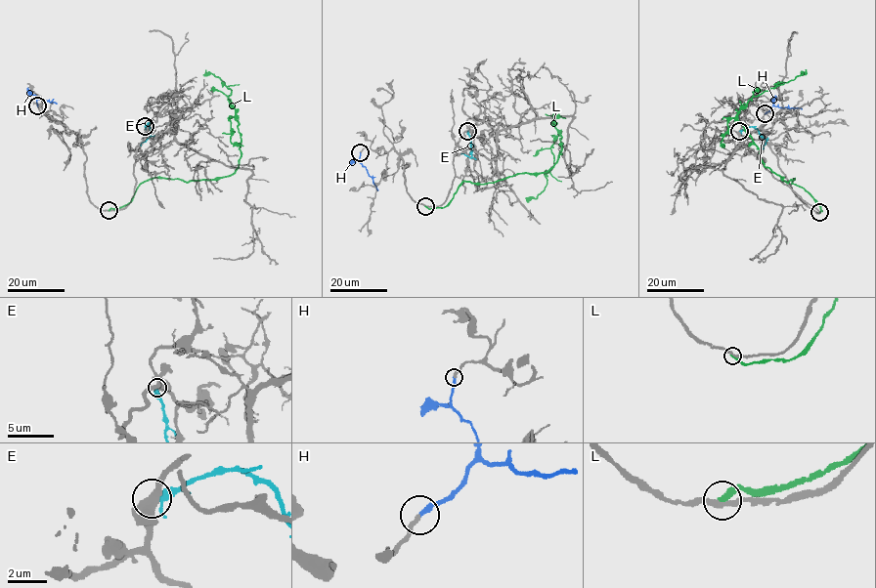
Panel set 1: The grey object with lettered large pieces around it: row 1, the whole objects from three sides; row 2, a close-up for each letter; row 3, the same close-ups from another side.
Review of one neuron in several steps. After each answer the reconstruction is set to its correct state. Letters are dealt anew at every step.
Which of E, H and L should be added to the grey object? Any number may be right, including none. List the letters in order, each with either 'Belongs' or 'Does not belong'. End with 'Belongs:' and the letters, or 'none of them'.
E: Does not belong
H: Does not belong
L: Does not belong
Belongs: none of them

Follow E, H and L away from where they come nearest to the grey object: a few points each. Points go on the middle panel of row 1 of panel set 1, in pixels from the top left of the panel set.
E: (468, 131), (471, 157), (461, 153)
H: (360, 152), (360, 162), (377, 190)
L: (425, 206), (444, 207), (464, 181), (547, 172), (561, 153), (559, 133), (547, 184), (528, 201)

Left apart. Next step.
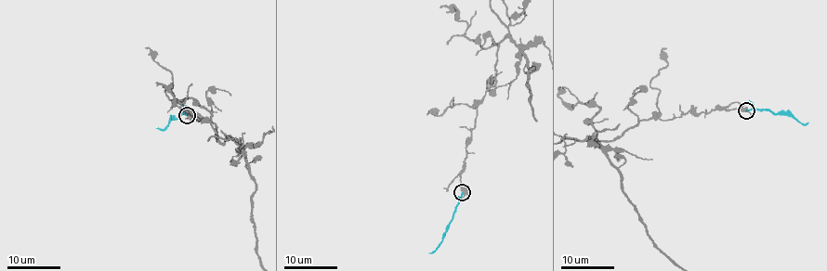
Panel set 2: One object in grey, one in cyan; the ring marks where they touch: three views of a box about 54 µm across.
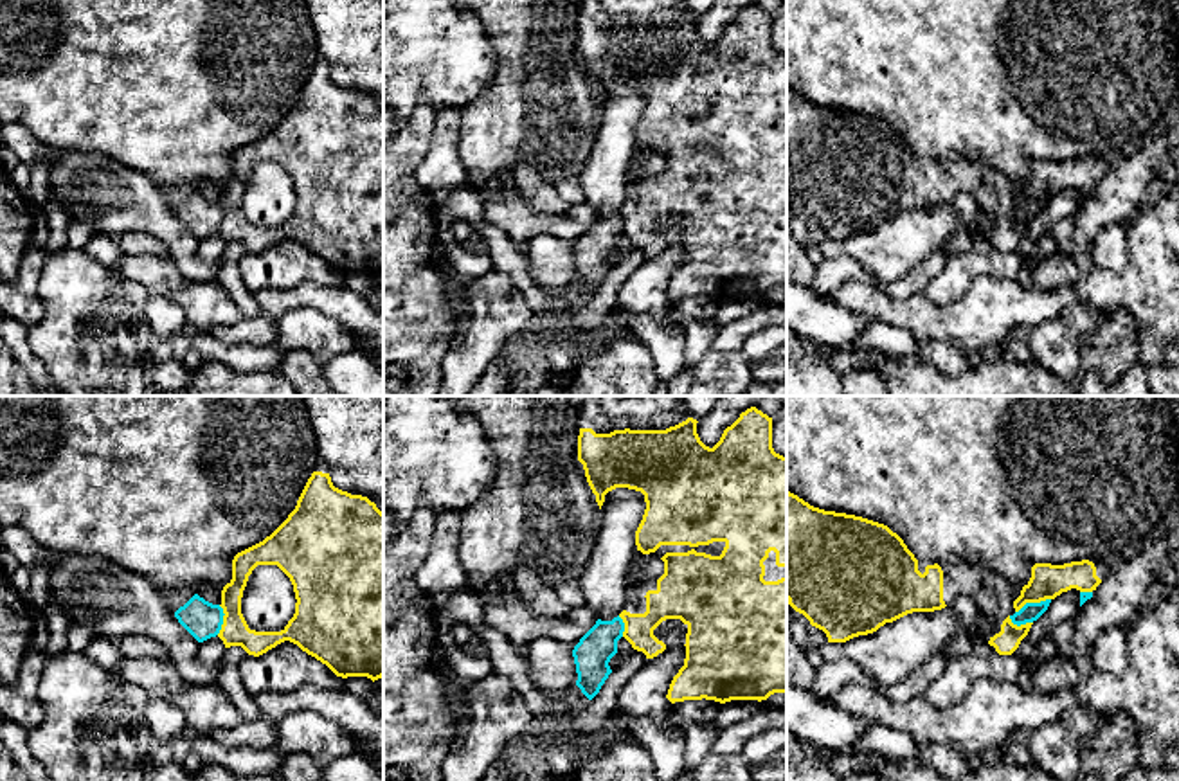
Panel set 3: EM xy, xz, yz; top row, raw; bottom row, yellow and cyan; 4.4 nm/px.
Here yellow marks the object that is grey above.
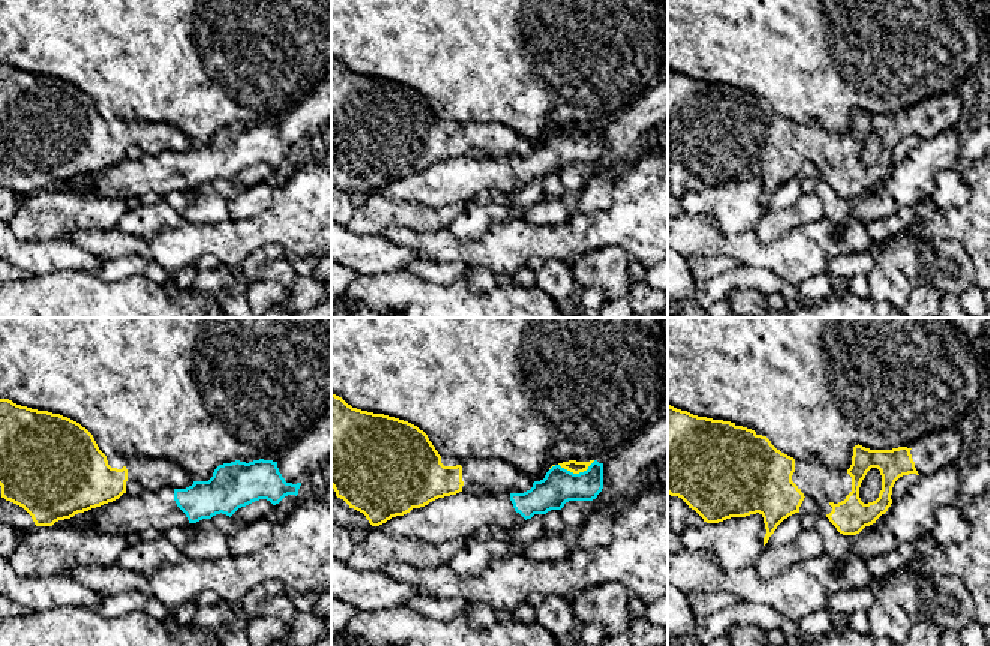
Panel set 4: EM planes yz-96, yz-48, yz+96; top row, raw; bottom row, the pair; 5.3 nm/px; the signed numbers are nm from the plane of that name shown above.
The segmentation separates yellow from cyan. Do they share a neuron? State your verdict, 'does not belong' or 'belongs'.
does not belong

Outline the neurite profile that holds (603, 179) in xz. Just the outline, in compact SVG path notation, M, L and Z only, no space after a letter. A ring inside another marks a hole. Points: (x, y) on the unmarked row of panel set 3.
M616 85L605 92L599 110L598 135L580 173L580 185L596 212L596 221L572 247L576 283L592 297L608 272L608 259L617 250L625 220L619 214L628 193L628 164L637 148L635 128L646 106L644 92Z

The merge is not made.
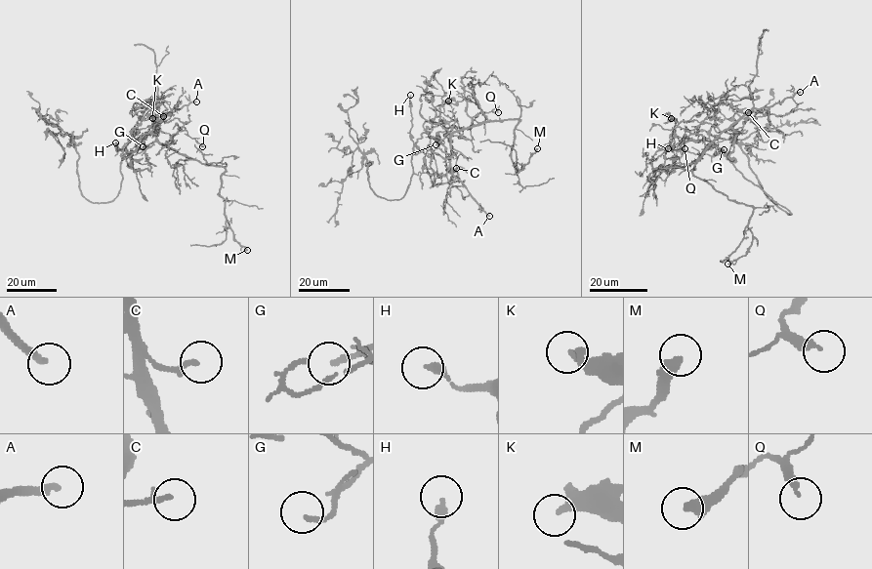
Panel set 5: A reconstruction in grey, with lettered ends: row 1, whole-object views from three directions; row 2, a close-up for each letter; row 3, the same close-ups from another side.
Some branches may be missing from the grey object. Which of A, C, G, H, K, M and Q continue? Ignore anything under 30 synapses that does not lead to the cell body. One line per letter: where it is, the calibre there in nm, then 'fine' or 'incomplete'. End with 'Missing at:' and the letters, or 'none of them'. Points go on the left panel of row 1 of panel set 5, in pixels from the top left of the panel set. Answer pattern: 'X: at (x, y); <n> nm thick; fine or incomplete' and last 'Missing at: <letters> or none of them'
A: at (196, 101); 240 nm thick; incomplete
C: at (163, 116); 200 nm thick; incomplete
G: at (143, 146); 170 nm thick; fine
H: at (115, 142); 280 nm thick; fine
K: at (152, 118); 180 nm thick; fine
M: at (247, 250); 440 nm thick; incomplete
Q: at (202, 146); 260 nm thick; fine
Missing at: A, C, M

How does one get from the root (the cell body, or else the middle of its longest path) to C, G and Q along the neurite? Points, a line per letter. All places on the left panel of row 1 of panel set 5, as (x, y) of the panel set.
C: (135, 151), (144, 146), (144, 140), (148, 134), (159, 130), (156, 118), (163, 116)
G: (135, 151), (144, 146), (144, 140), (148, 134), (159, 129), (156, 140), (143, 146)
Q: (135, 151), (143, 148), (145, 137), (158, 129), (156, 139), (162, 143), (178, 131), (186, 130), (202, 146)

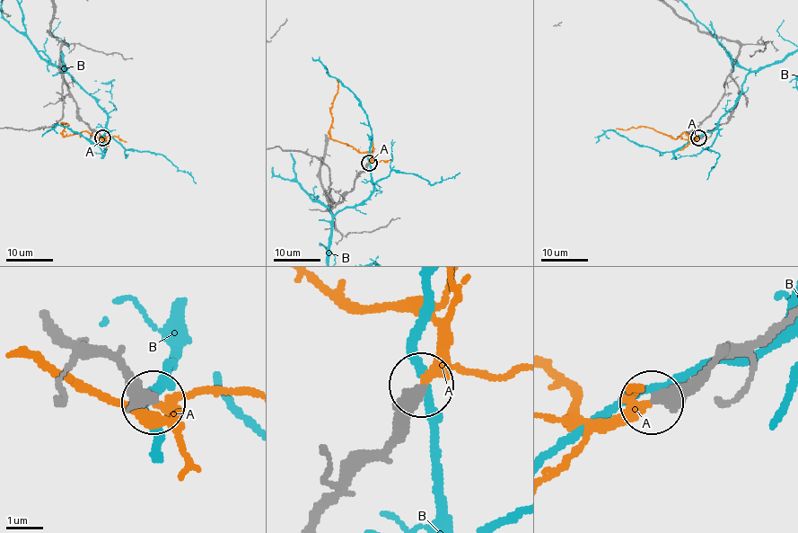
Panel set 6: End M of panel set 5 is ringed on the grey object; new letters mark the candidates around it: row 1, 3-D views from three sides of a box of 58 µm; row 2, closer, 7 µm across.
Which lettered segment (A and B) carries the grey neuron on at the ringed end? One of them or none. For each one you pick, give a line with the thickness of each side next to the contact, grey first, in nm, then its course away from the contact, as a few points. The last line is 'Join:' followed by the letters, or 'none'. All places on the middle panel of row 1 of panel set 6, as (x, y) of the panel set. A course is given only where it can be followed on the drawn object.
A: Thickness 460 nm (grey) against 240 nm. Its course: (369, 162), (372, 158), (369, 154), (361, 153), (331, 137), (330, 110), (337, 92), (337, 78)
Join: A

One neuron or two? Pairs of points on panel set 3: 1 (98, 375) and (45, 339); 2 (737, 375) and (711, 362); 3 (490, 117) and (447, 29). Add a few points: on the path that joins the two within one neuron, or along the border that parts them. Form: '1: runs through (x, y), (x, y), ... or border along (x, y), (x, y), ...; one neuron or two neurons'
1: runs through (85, 368), (78, 366), (58, 346); one neuron
2: runs through (731, 375), (724, 375), (717, 368); one neuron
3: border along (494, 54), (492, 80), (463, 110); two neurons

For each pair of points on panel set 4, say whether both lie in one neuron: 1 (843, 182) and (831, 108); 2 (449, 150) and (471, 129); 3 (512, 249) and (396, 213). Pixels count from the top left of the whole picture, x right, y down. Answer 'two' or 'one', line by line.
1: two
2: one
3: two

